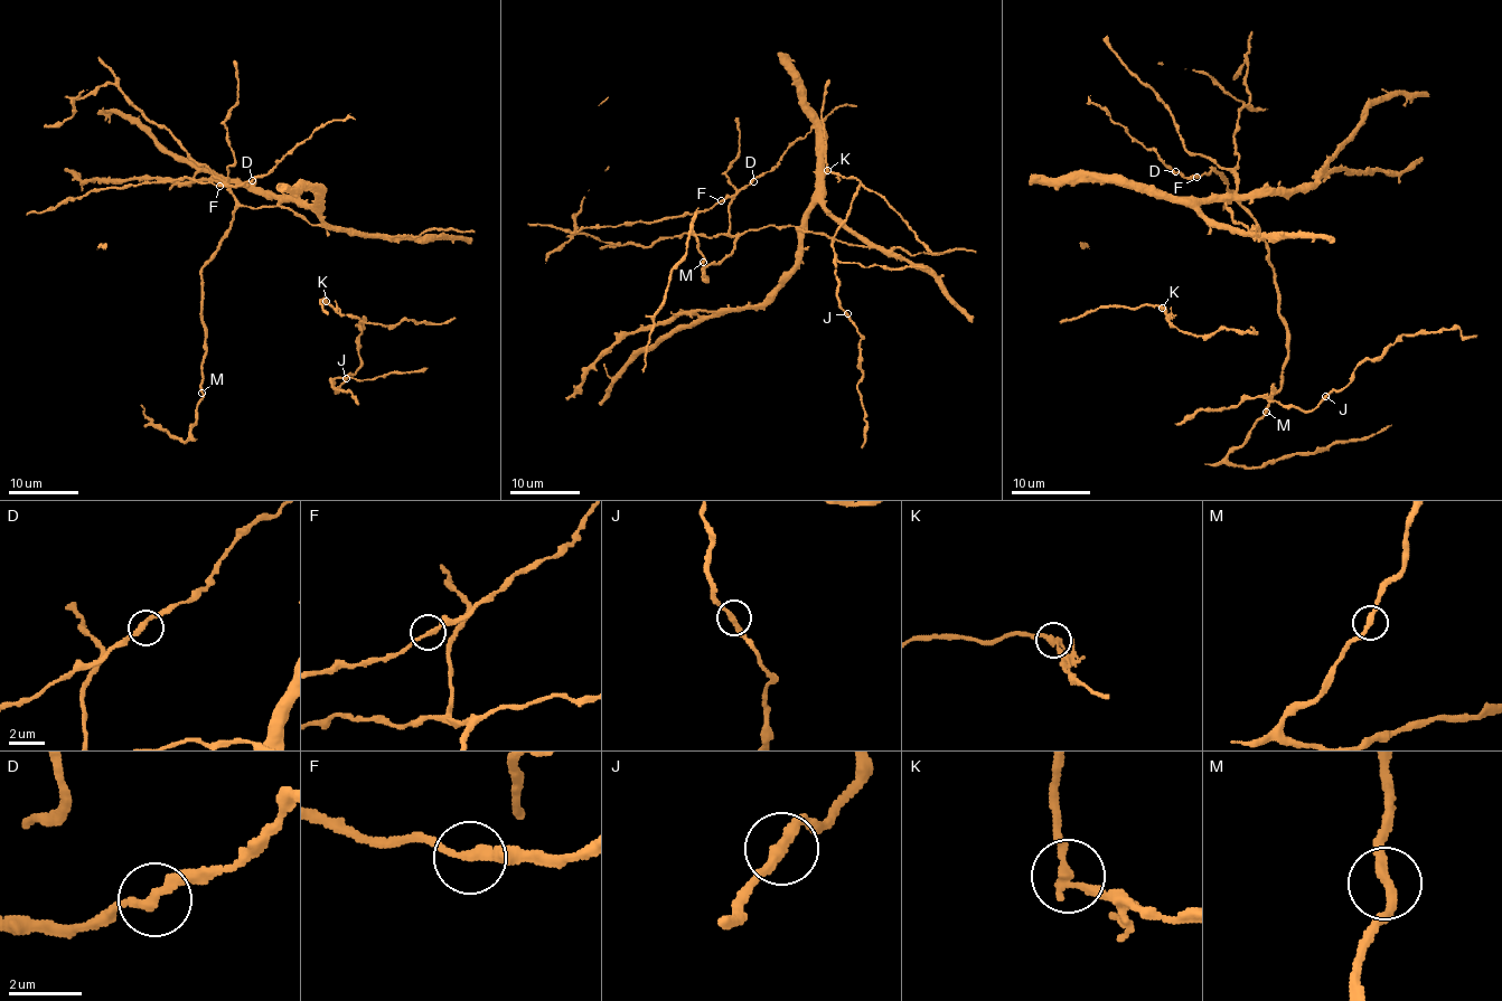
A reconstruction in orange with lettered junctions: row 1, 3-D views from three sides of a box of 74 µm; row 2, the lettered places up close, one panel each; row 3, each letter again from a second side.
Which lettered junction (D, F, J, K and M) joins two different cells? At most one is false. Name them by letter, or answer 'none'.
K

